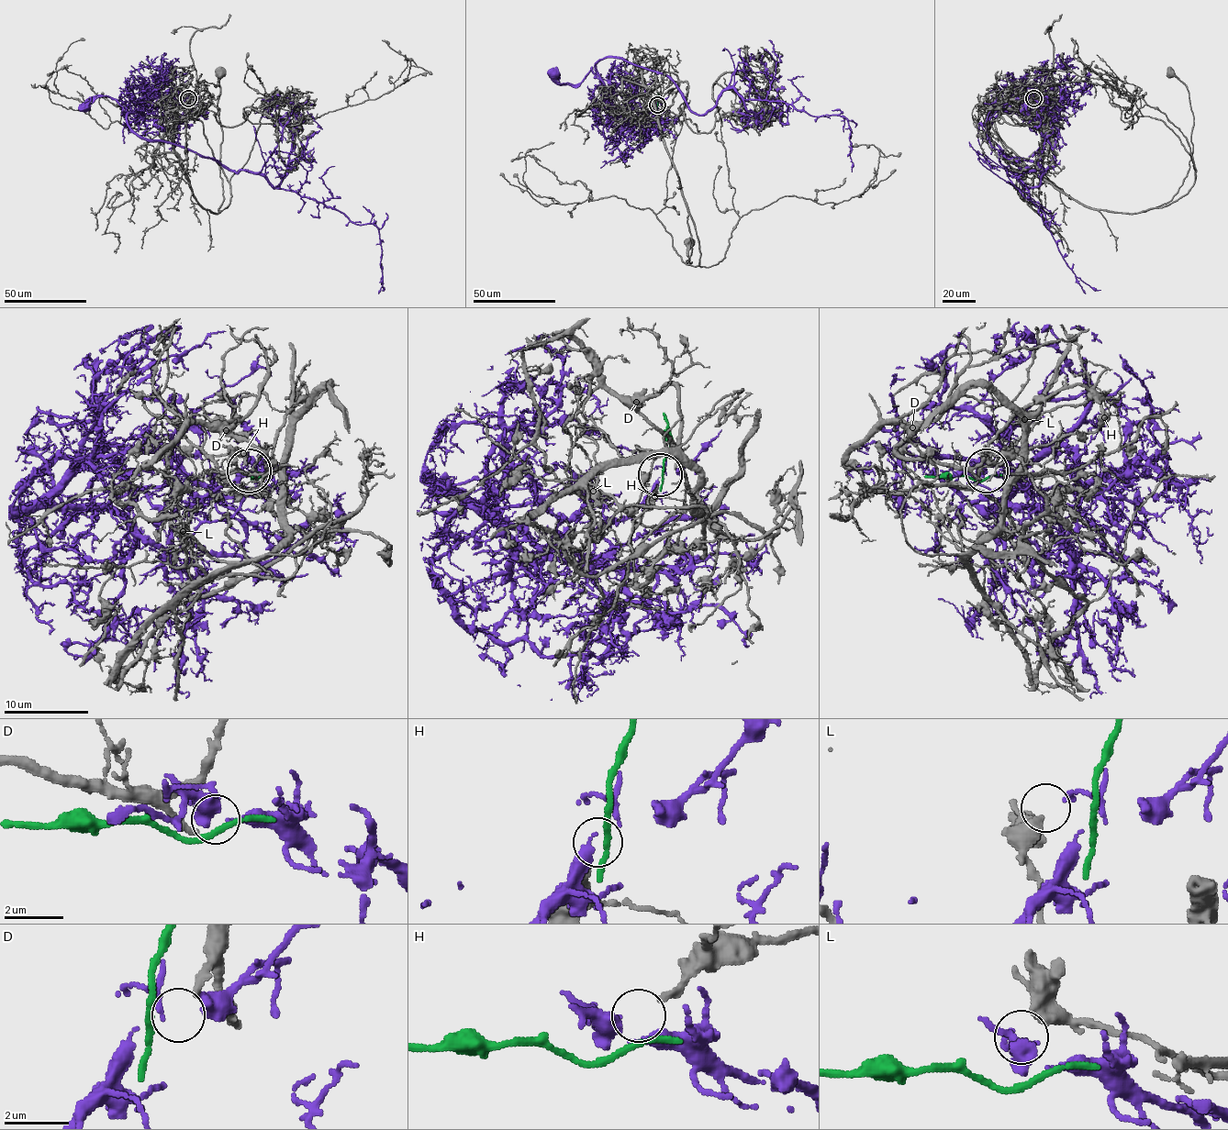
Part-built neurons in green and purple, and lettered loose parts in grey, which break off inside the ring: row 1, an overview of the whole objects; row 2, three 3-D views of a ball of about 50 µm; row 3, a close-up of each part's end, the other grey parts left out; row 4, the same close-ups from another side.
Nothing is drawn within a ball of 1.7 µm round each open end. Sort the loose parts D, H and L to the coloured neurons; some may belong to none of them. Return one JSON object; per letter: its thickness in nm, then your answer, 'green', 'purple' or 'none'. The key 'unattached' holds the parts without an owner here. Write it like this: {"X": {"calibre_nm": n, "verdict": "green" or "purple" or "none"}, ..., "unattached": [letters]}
{"D": {"calibre_nm": 240, "verdict": "none"}, "H": {"calibre_nm": 220, "verdict": "none"}, "L": {"calibre_nm": 360, "verdict": "none"}, "unattached": ["D", "H", "L"]}

